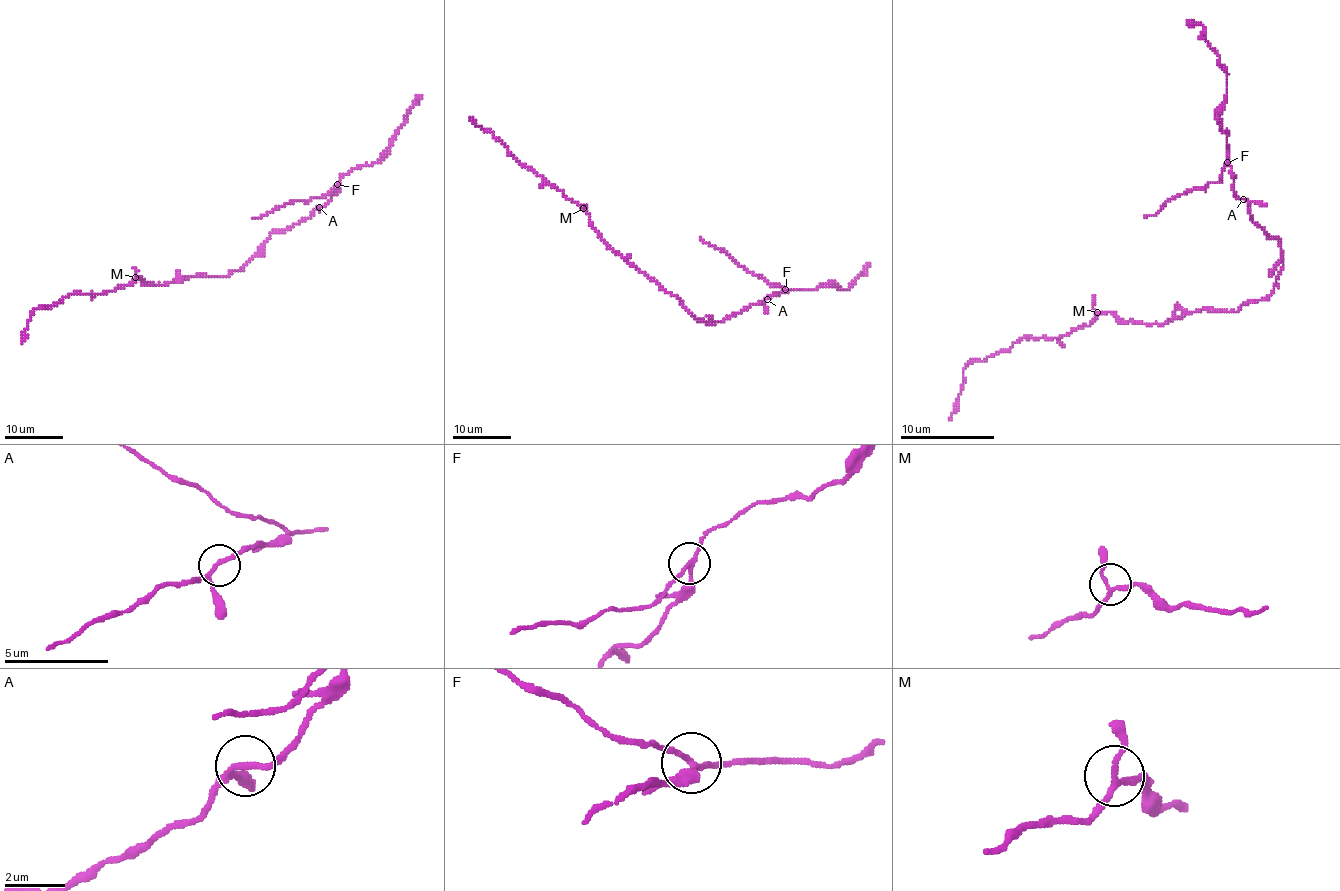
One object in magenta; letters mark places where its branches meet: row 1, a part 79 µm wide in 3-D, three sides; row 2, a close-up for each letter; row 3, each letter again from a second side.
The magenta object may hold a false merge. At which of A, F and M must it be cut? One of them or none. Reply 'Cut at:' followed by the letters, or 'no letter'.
Cut at: F

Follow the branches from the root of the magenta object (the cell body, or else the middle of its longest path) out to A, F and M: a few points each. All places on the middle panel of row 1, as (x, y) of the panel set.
A: (675, 296), (692, 316), (707, 324), (720, 322), (767, 299)
F: (675, 296), (692, 316), (714, 324), (786, 292), (786, 289)
M: (675, 296), (616, 254), (591, 226), (589, 214), (583, 208)

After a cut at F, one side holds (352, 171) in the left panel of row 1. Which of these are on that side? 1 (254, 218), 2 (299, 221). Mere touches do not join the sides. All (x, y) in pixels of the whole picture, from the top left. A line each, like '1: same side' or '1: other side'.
1: other side
2: same side

